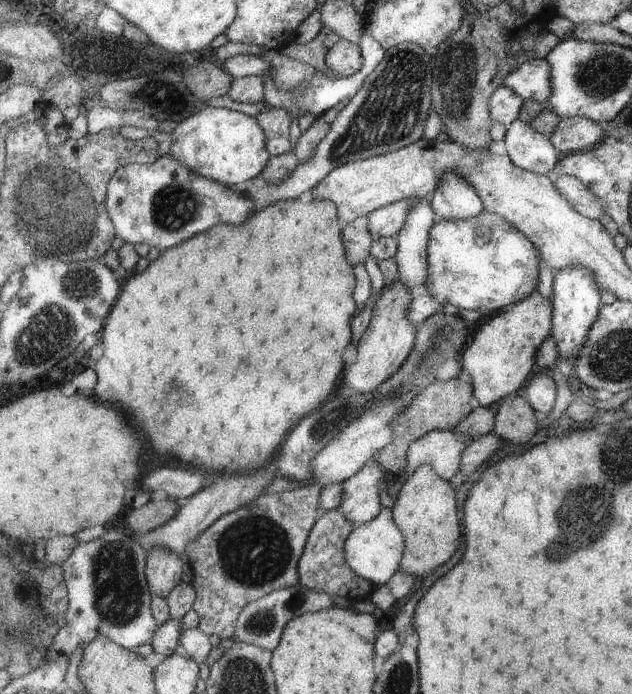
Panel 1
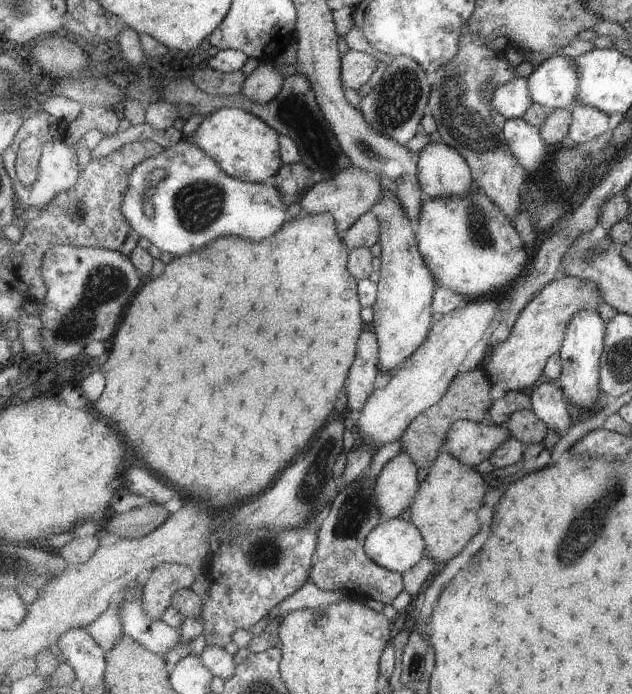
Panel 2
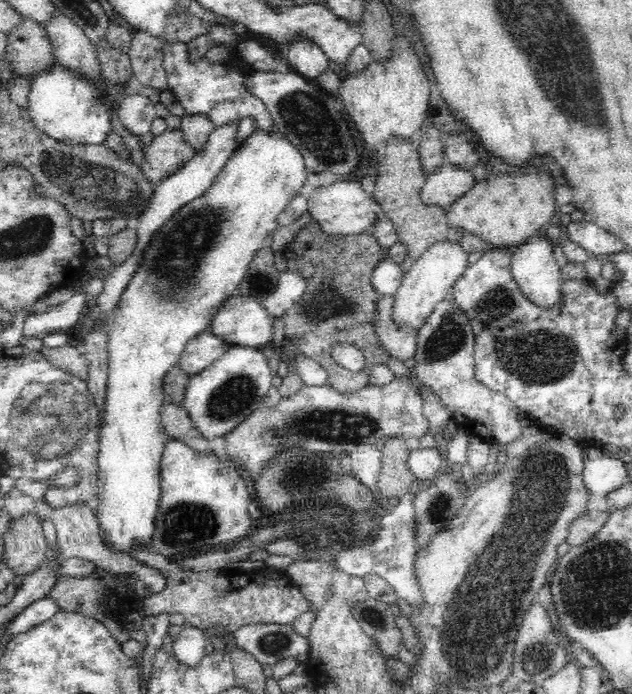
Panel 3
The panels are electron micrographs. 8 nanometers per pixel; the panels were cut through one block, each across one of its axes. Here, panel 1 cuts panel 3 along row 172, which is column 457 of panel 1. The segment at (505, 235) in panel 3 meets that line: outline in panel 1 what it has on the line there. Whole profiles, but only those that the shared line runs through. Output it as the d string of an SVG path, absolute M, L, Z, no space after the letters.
M429 464L421 466L415 474L408 477L391 510L395 524L405 534L406 546L401 562L403 572L421 578L427 572L433 572L449 562L451 556L455 556L455 552L459 550L463 528L457 508L457 490Z

